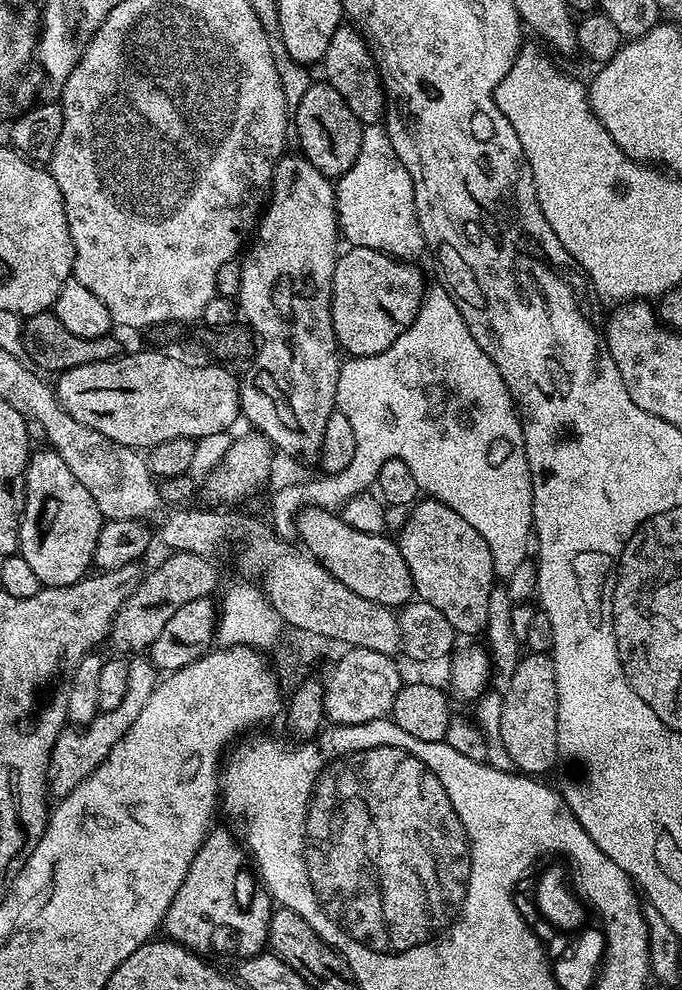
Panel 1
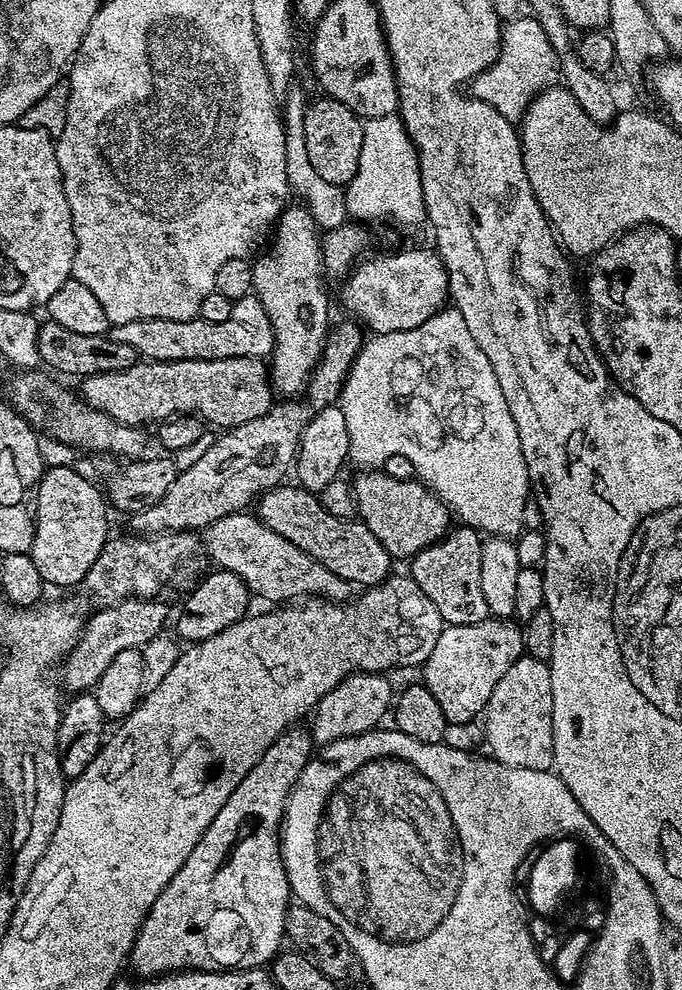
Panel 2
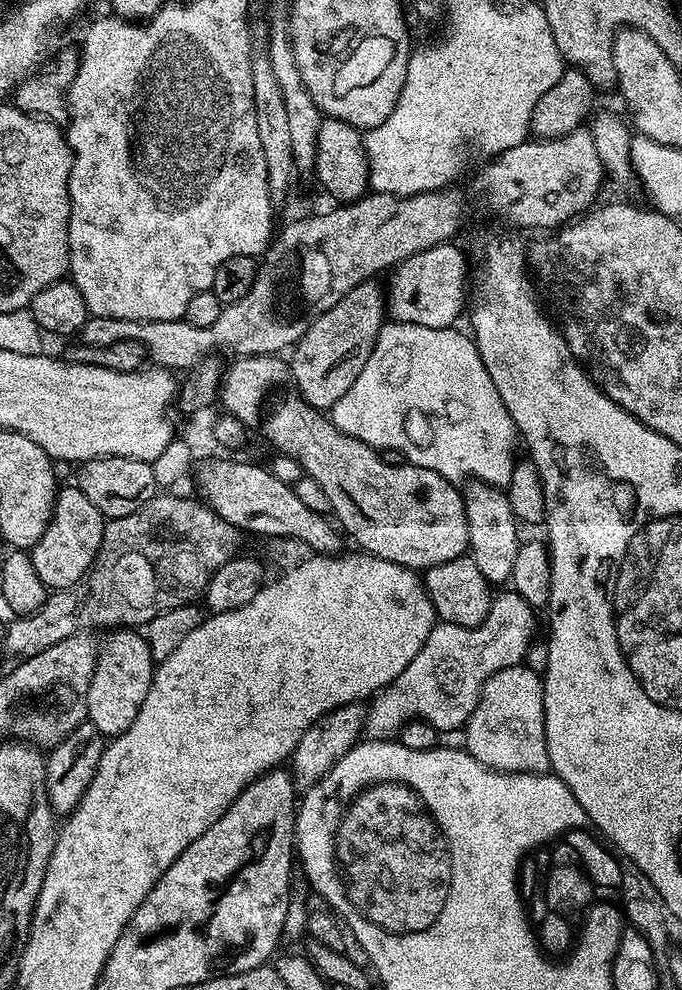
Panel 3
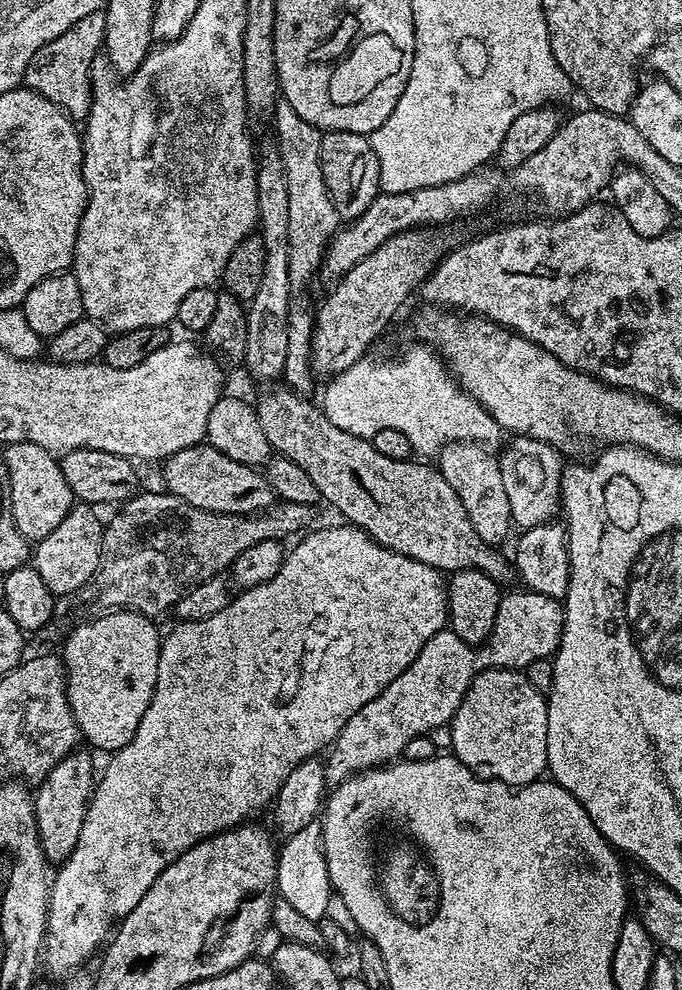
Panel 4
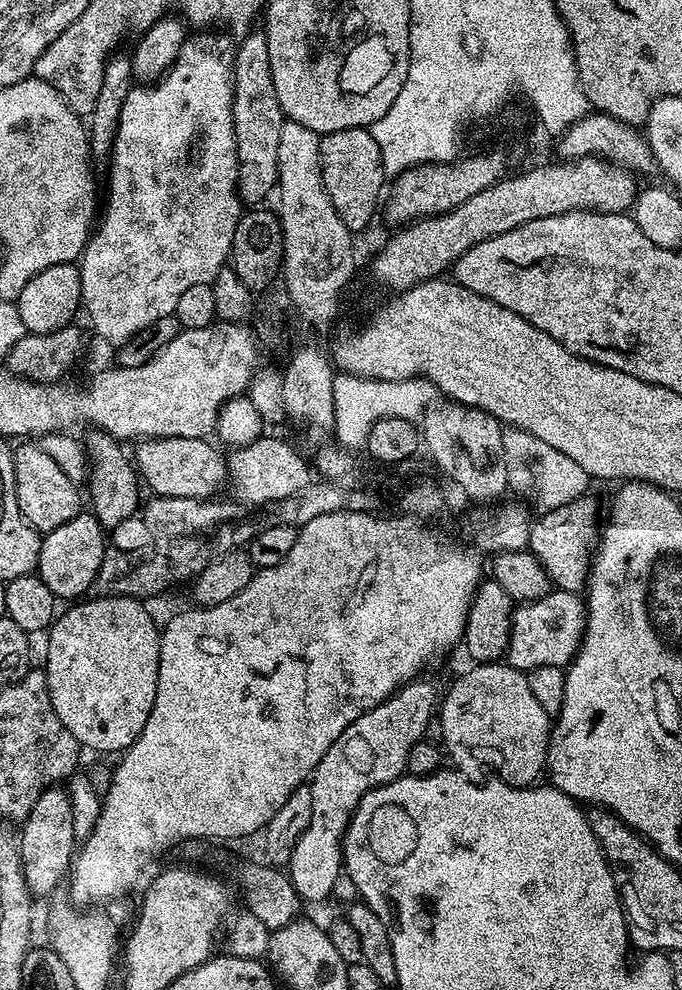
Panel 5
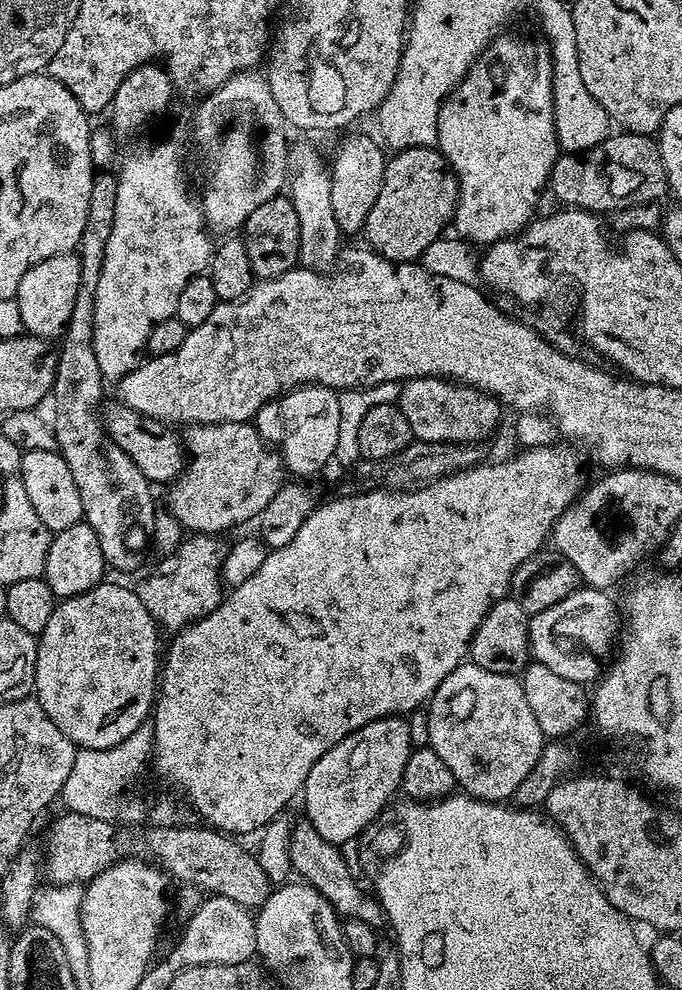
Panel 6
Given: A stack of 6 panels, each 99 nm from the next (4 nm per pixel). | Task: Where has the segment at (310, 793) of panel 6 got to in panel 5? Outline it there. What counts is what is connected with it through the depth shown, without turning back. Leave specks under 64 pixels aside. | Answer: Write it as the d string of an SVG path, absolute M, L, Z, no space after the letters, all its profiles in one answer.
M417 678L404 685L390 698L386 698L374 710L362 714L326 750L322 762L312 771L310 787L312 789L312 813L310 814L310 826L298 838L294 850L290 854L286 865L286 875L292 881L292 886L301 901L312 904L320 904L336 888L336 879L342 876L342 841L348 823L352 821L352 813L356 811L358 802L370 790L374 790L383 784L389 784L405 775L408 767L408 755L415 744L424 740L426 726L434 718L438 708L438 692L430 681L425 678Z

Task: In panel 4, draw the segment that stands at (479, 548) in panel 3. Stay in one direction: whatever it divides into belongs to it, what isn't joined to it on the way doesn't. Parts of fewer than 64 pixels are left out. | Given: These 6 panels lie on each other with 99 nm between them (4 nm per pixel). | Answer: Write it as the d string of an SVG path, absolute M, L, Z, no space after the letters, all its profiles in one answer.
M459 440L446 444L438 453L438 469L449 482L451 489L458 494L462 505L469 514L474 530L484 543L500 546L514 528L511 518L509 499L506 498L505 487L502 486L502 472L499 470L499 459L488 453L487 447L471 444L468 440Z

